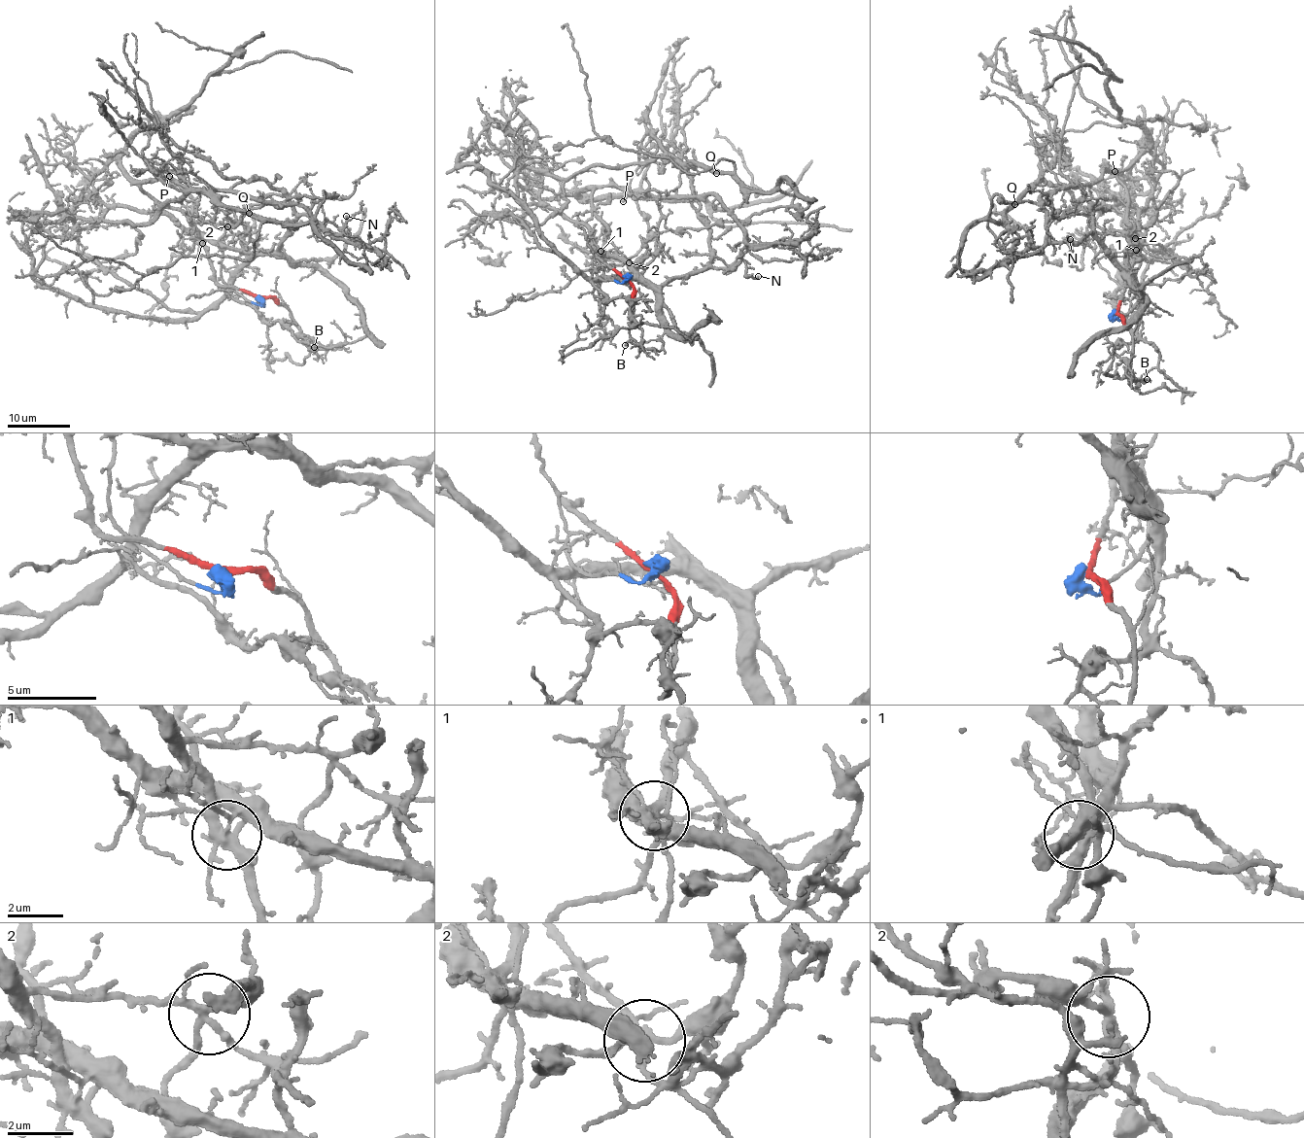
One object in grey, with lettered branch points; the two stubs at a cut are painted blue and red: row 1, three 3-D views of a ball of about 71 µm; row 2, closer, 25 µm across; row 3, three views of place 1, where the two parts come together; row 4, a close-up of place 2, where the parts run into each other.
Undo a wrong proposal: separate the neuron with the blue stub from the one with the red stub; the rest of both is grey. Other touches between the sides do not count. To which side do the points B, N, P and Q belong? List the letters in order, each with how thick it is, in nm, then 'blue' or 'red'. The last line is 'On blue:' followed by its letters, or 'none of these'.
B: 260 nm | red
N: 160 nm | blue
P: 180 nm | red
Q: 400 nm | blue
On blue: N, Q

